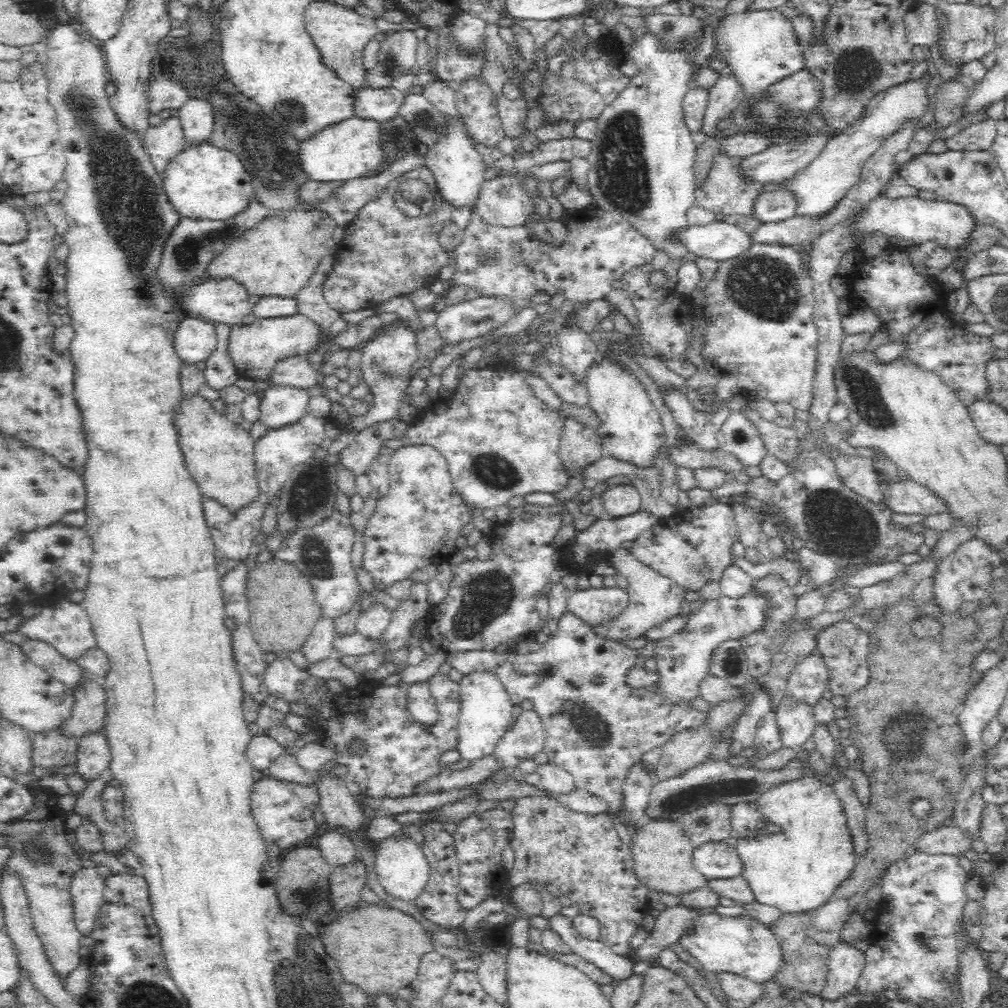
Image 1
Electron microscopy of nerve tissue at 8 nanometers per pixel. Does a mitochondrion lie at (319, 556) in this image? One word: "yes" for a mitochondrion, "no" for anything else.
yes

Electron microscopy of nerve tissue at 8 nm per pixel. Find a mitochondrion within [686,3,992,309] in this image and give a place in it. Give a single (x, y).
(859, 69)

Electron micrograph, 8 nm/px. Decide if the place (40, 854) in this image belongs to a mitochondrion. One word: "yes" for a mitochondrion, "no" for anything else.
yes

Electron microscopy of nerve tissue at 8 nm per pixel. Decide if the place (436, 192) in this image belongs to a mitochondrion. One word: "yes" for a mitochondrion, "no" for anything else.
no

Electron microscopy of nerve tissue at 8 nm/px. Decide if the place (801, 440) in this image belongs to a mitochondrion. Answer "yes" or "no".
no

